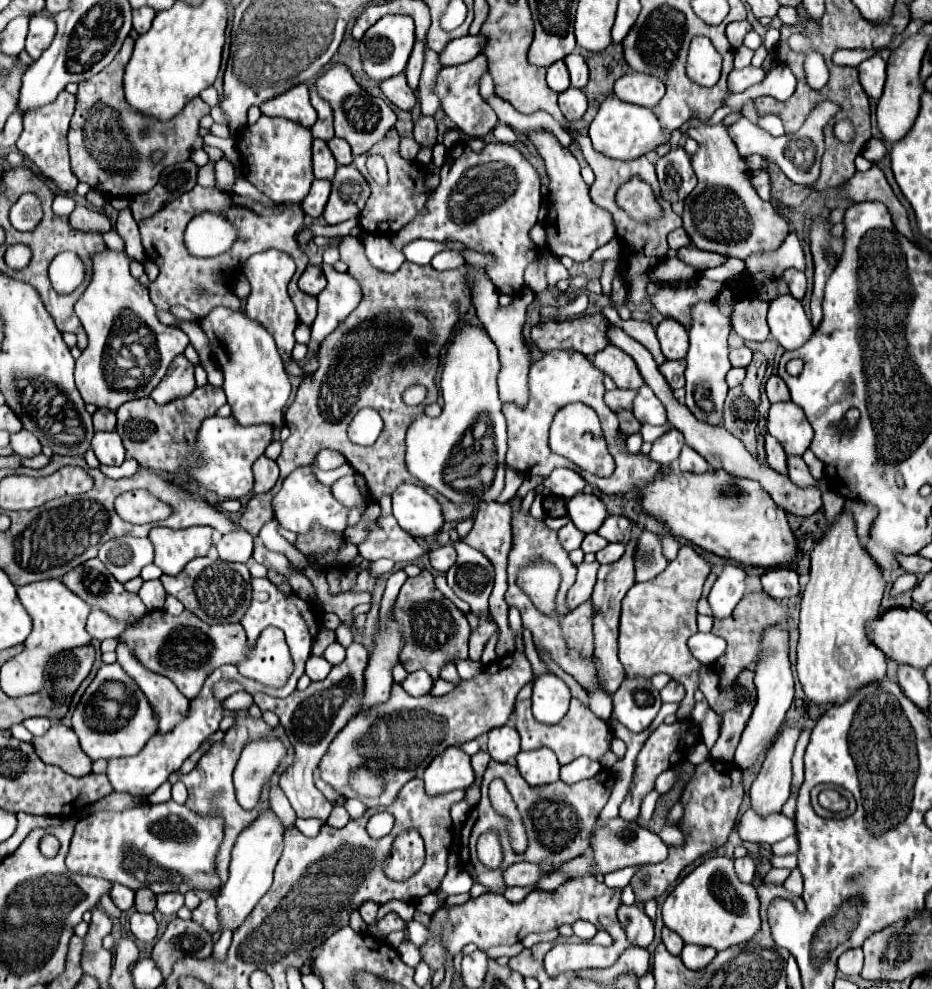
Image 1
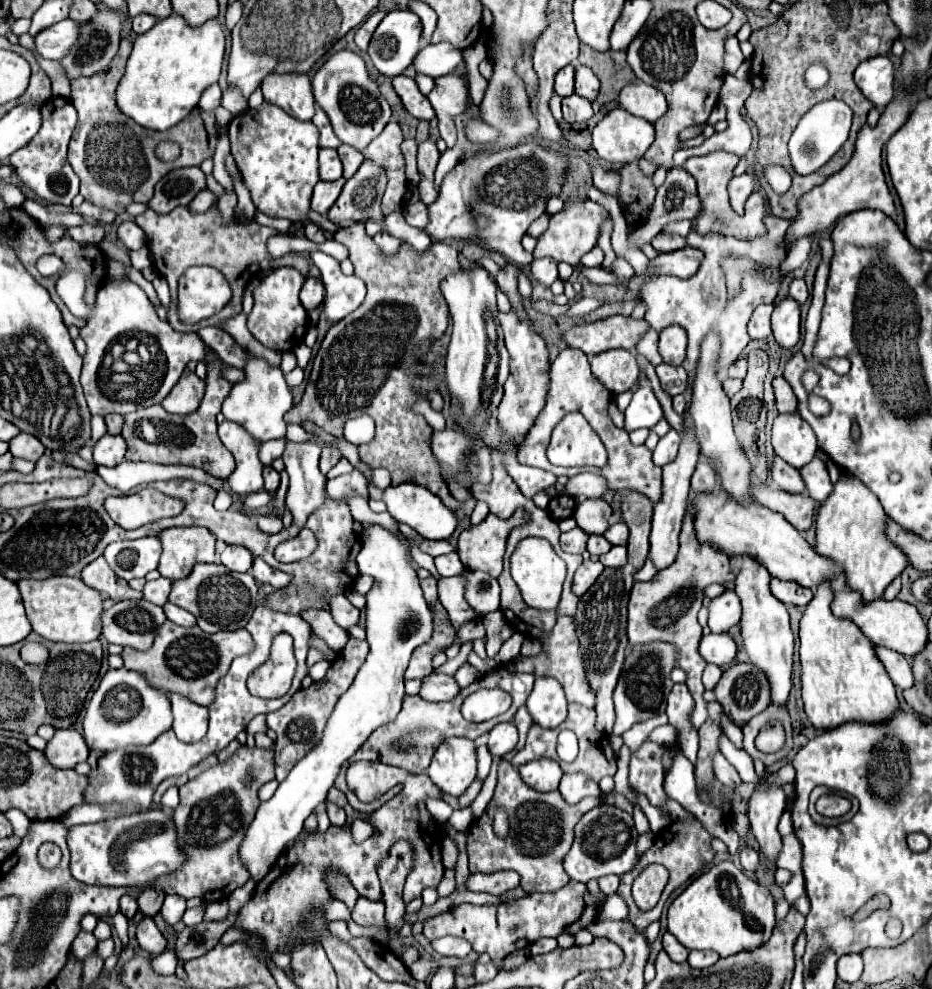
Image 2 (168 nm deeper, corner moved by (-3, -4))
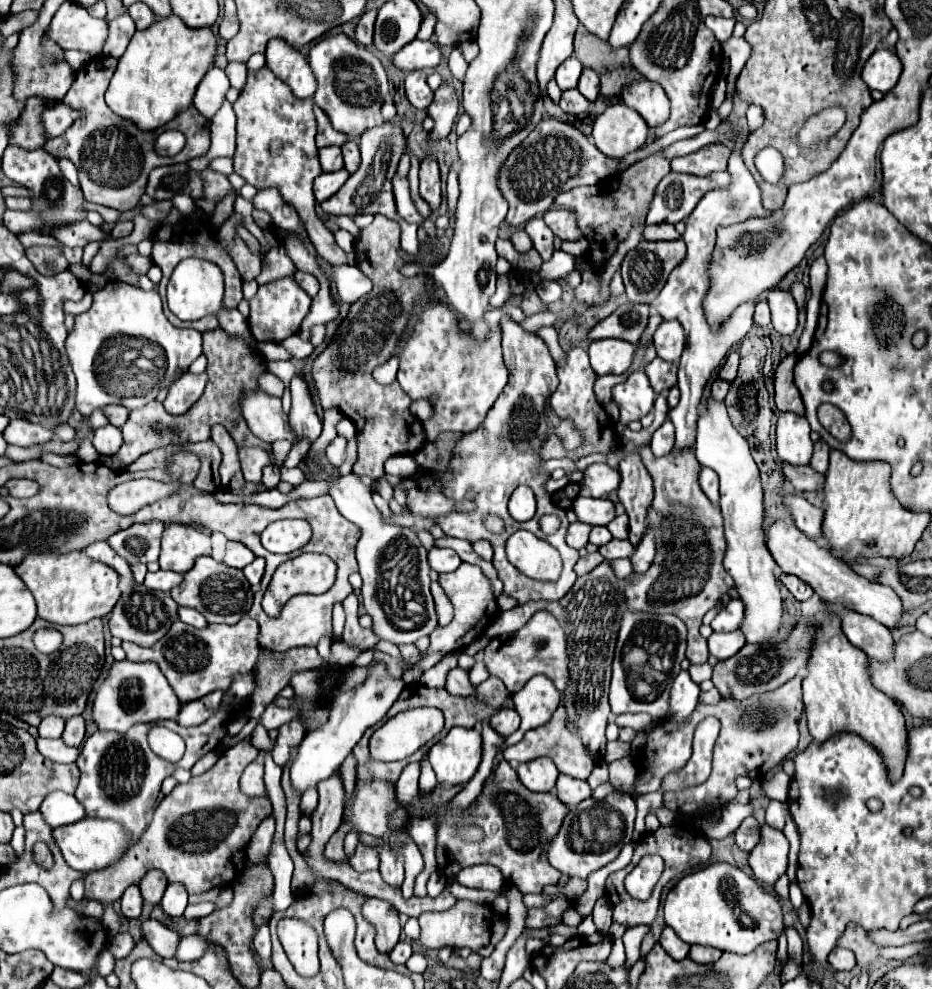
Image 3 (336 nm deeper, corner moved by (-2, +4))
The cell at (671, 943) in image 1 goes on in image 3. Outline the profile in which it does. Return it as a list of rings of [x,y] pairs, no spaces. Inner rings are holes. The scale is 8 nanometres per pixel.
[[[664,928],[662,930],[662,936],[660,936],[660,946],[674,958],[674,960],[684,960],[686,956],[688,956],[688,950],[690,950],[690,944],[686,944],[686,942],[682,942],[678,936],[676,936],[676,932],[672,930],[672,928]]]

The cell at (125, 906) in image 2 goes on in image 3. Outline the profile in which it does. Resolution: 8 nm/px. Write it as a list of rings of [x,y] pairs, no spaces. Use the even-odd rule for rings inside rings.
[[[138,886],[126,888],[126,892],[122,896],[122,914],[126,918],[138,918],[142,912],[142,902],[144,902],[144,898],[142,898]]]

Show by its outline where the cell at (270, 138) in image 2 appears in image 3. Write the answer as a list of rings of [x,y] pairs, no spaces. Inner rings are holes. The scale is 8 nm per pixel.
[[[264,66],[258,72],[248,72],[246,84],[234,102],[238,118],[234,172],[258,190],[276,186],[282,198],[300,214],[316,254],[332,266],[344,266],[346,252],[334,242],[334,234],[324,226],[314,210],[316,200],[312,194],[312,182],[322,174],[322,168],[318,162],[318,148],[314,144],[316,118],[312,106],[312,98],[294,98],[290,86],[276,78],[270,68]]]

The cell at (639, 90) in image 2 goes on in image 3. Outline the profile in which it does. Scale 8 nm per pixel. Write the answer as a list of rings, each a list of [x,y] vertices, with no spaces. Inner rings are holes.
[[[640,80],[622,90],[626,106],[634,108],[650,128],[660,126],[670,116],[670,100],[664,88],[650,80]]]

